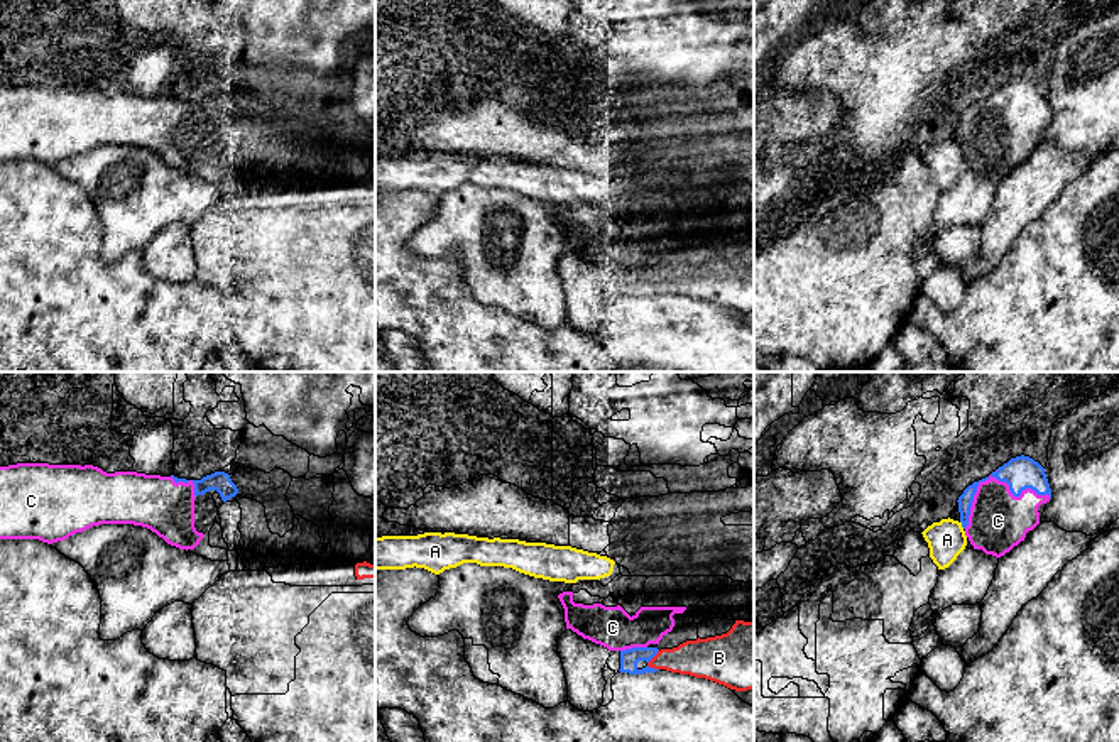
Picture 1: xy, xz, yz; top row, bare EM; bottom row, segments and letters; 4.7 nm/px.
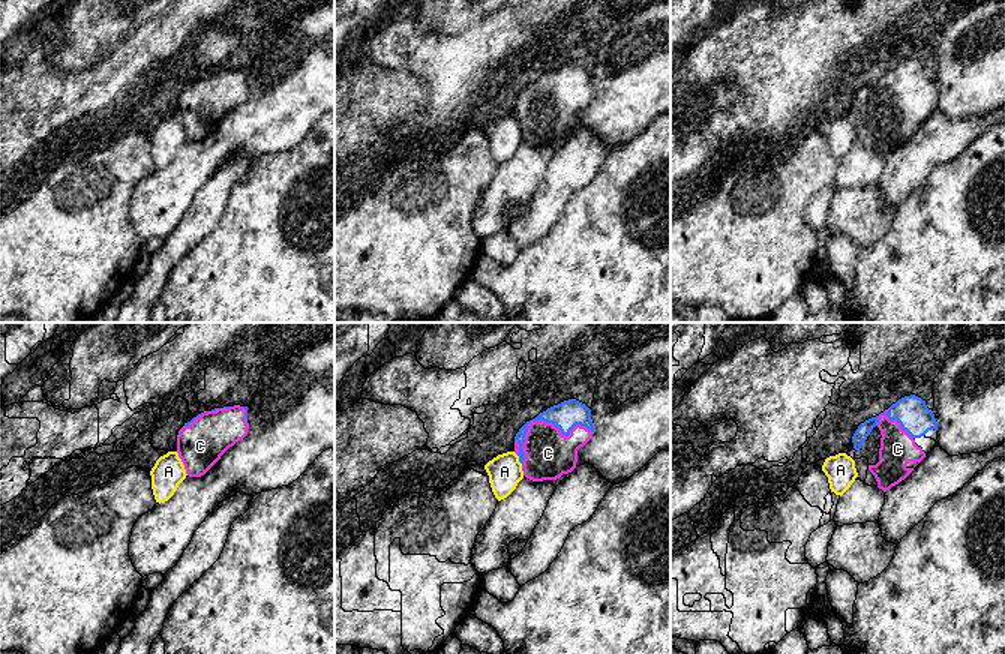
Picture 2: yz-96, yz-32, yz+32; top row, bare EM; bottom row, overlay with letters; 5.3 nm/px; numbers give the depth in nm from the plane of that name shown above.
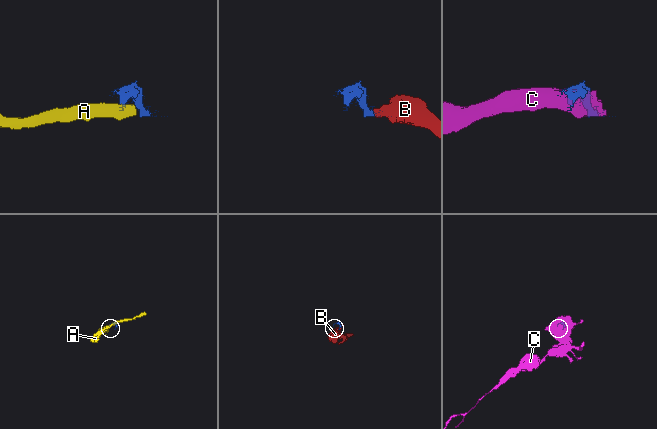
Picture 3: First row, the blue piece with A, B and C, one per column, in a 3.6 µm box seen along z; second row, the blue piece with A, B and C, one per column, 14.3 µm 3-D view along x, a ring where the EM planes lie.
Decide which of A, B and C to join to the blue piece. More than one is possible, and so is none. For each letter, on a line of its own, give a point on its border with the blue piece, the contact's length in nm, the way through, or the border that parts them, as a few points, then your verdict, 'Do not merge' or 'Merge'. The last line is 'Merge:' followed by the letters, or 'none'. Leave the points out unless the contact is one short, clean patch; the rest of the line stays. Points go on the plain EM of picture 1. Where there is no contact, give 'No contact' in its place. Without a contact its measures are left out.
A: Touches blue at yz (962, 146). Shared border 40 nm. Boundary: yz (960, 142), (964, 149). Do not merge
B: Touches blue at xz (649, 281). Shared border 110 nm. Merge
C: Touches blue at yz (994, 98). Shared border 440 nm. Merge
Merge: B, C

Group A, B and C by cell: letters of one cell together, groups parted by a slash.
A / B C

